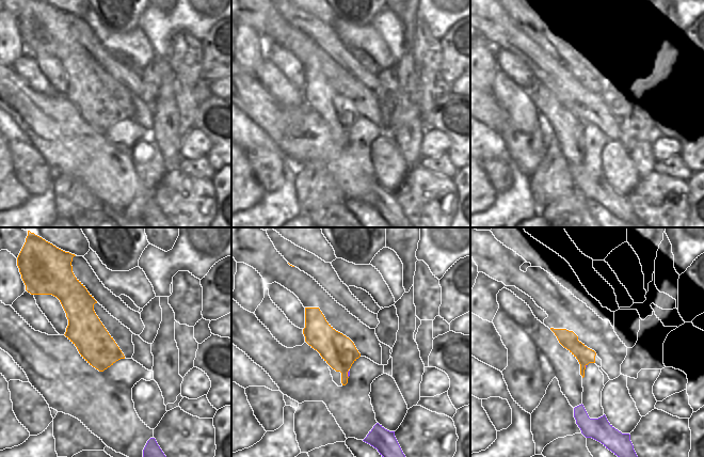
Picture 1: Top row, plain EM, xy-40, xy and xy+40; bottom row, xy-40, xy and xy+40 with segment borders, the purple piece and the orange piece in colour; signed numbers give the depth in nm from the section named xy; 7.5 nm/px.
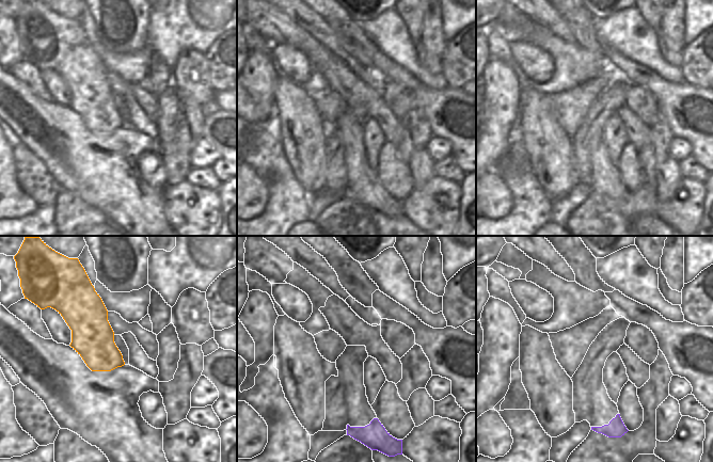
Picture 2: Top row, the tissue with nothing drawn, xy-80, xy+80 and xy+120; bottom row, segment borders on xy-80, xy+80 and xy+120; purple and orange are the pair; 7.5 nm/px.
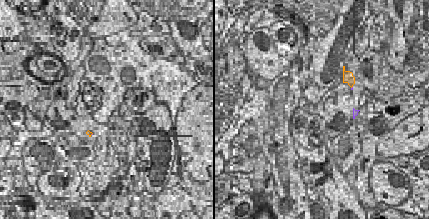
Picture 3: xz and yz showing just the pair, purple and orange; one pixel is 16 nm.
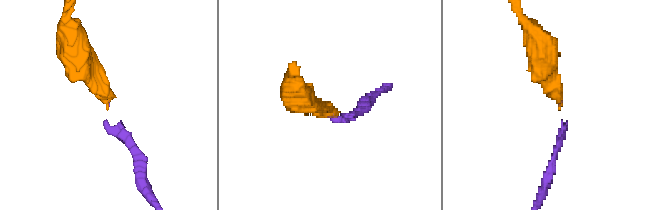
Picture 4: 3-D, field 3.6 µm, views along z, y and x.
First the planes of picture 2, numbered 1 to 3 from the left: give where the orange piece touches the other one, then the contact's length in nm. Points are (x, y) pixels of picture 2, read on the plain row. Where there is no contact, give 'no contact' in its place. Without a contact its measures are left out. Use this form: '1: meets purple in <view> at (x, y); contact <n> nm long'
1: no contact
2: no contact
3: no contact

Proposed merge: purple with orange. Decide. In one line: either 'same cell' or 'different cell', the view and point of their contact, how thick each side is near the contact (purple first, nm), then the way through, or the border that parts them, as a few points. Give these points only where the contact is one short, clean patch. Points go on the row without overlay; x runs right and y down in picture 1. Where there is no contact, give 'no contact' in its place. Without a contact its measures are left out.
same cell; meets purple in xy at (348, 135); 20 nm thick on the purple side, 240 nm on the other; runs through xy (349, 131), (348, 135), (344, 129), (339, 112)

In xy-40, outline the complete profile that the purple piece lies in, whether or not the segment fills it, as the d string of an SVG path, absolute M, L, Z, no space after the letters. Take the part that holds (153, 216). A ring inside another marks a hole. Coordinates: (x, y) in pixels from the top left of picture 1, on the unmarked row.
M155 199L147 202L142 219L148 227L173 227Z

